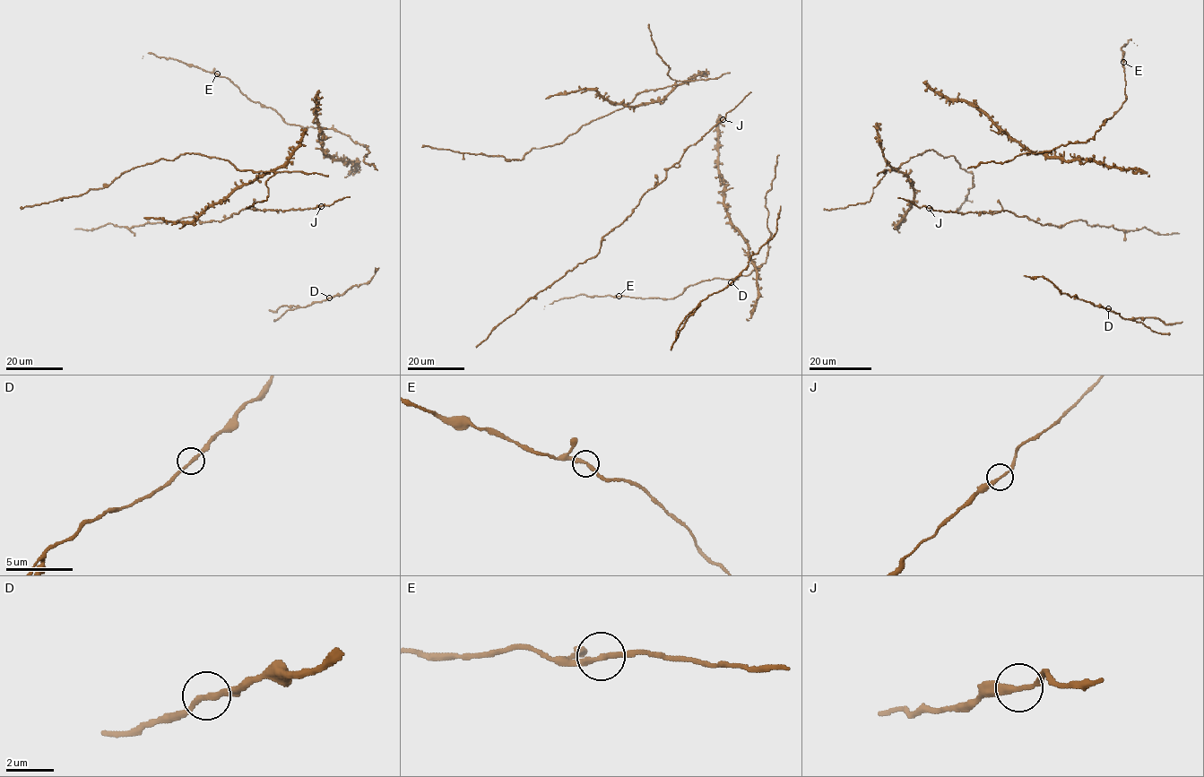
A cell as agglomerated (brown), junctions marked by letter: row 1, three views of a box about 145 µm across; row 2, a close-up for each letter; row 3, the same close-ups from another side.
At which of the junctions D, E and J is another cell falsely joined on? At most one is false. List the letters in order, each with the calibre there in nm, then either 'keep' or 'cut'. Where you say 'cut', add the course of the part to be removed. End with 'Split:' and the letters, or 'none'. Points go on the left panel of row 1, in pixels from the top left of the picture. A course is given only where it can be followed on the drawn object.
D: calibre 240 nm; keep
E: calibre 240 nm; keep
J: calibre 240 nm; keep
Split: none

